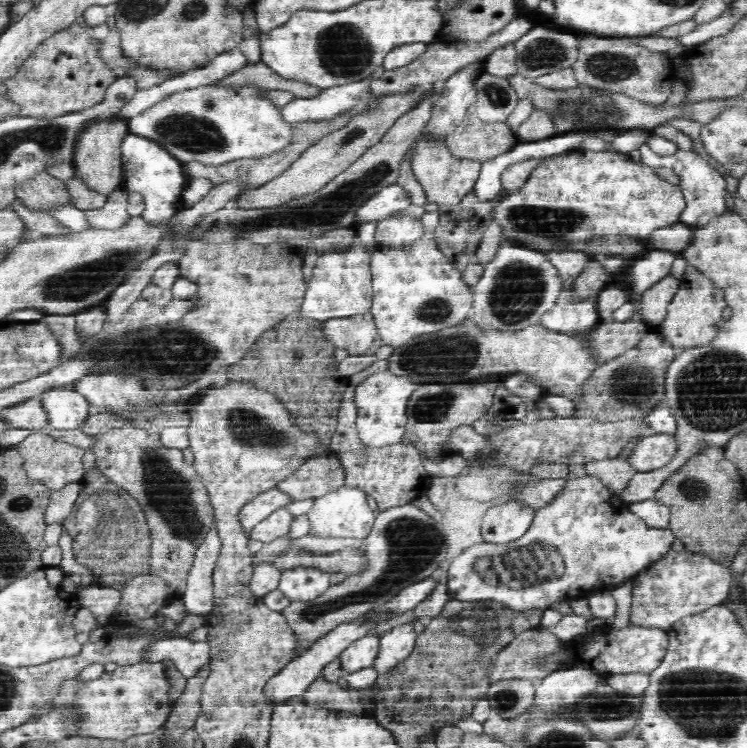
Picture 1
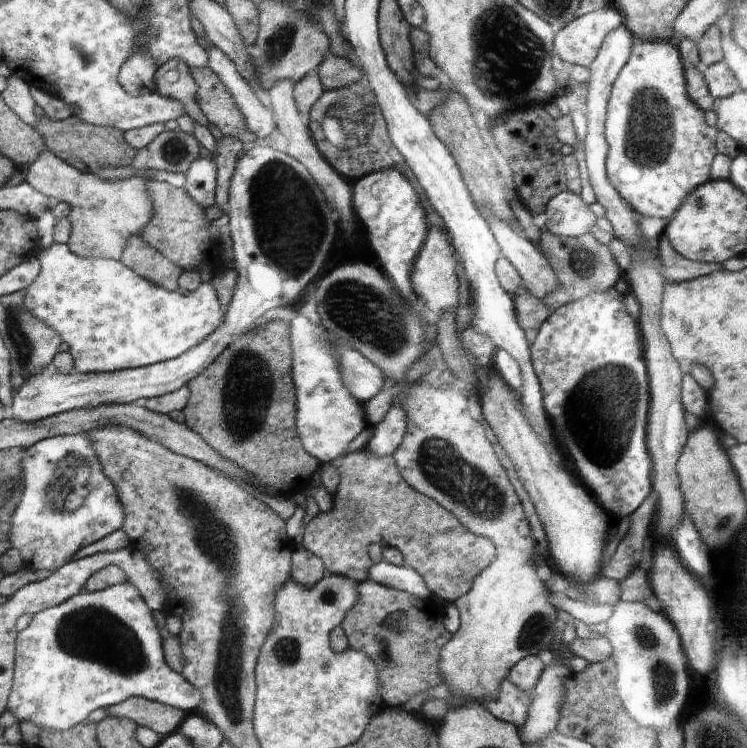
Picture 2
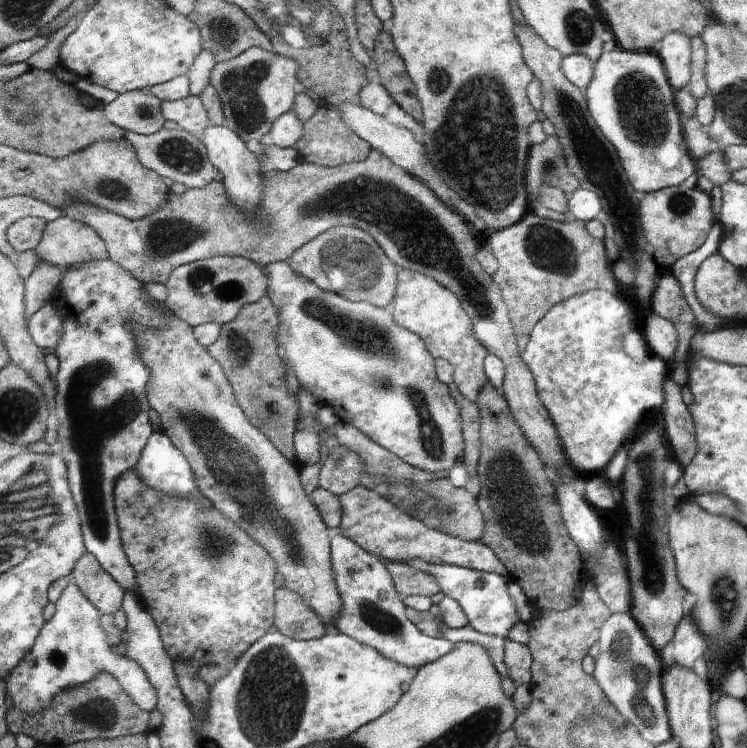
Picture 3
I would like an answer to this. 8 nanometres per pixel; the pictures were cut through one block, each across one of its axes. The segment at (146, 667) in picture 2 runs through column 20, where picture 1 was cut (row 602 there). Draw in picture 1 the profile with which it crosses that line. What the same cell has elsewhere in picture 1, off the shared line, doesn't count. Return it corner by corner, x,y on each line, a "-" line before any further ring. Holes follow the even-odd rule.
688,550
674,551
661,561
635,579
637,585
633,588
631,622
668,629
682,616
702,612
728,597
731,581
728,567

